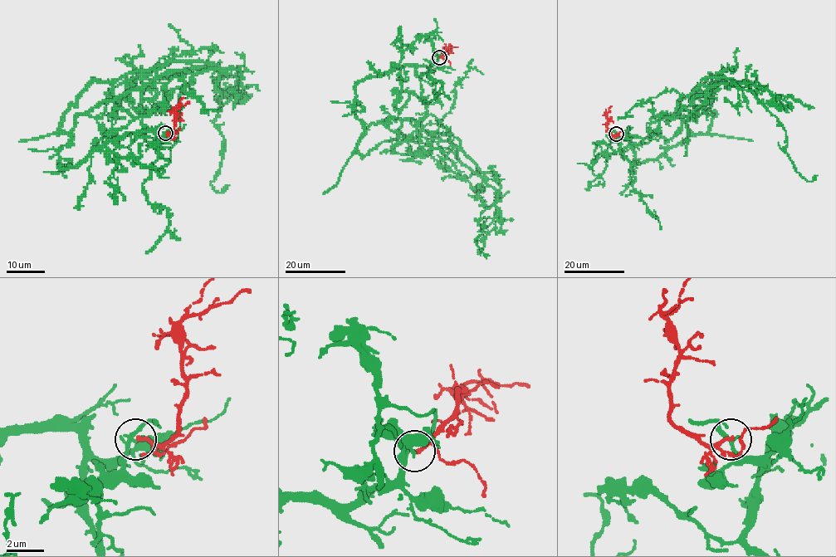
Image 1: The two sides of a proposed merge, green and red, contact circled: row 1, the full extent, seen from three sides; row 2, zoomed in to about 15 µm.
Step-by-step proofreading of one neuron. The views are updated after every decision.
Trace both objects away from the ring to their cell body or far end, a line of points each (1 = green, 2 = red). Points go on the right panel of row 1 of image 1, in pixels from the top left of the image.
1: (617, 134), (639, 162), (655, 160), (690, 134), (680, 100), (734, 83), (777, 118), (793, 167), (814, 175)
2: (617, 134), (612, 135), (607, 130), (608, 119), (605, 109)

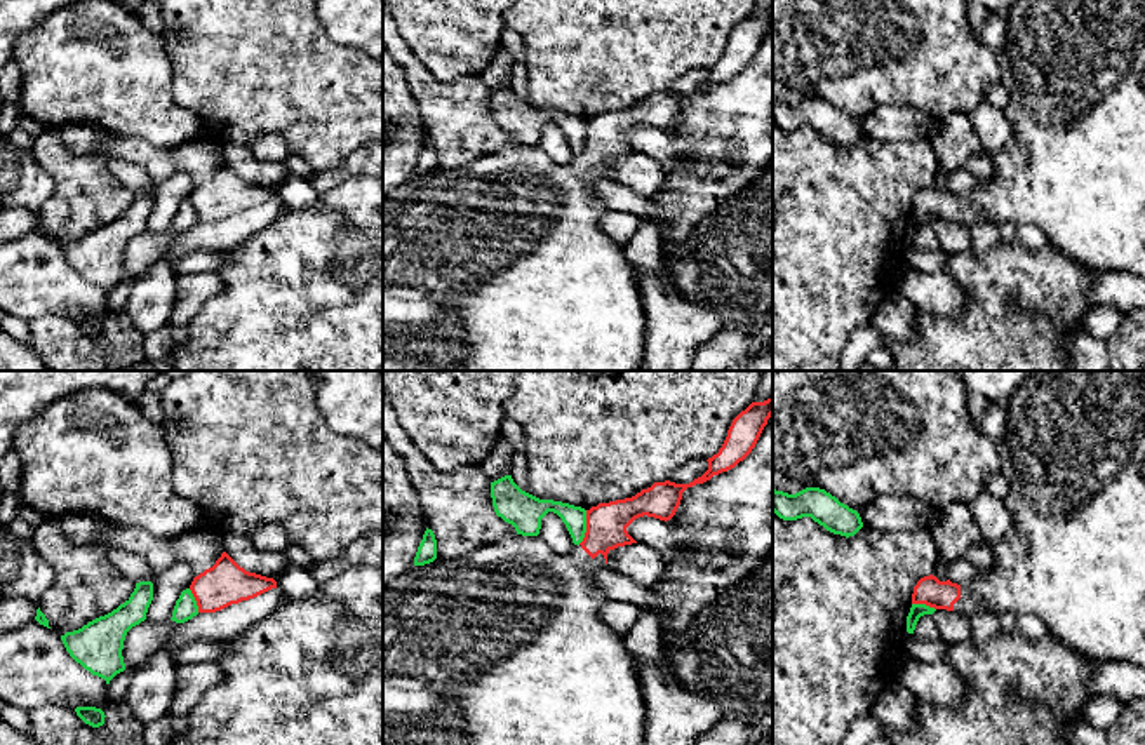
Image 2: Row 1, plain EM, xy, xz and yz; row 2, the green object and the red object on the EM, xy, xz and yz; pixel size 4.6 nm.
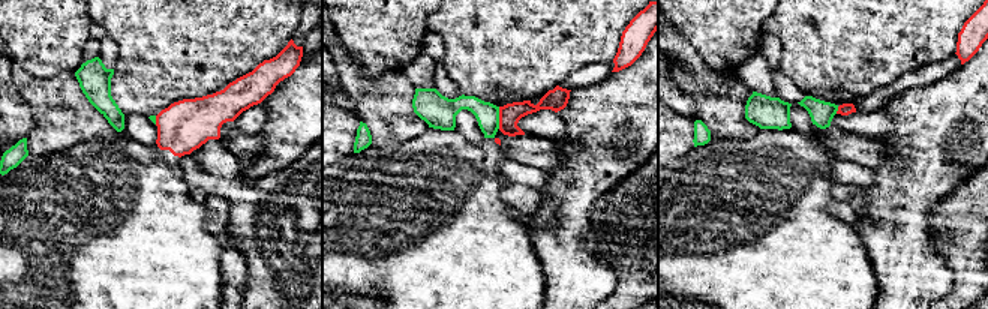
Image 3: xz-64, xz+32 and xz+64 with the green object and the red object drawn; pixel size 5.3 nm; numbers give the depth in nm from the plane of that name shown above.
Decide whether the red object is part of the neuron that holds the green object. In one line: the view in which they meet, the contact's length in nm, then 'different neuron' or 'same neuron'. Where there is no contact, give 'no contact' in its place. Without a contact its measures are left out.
contact in xz; length 170 nm; different neuron

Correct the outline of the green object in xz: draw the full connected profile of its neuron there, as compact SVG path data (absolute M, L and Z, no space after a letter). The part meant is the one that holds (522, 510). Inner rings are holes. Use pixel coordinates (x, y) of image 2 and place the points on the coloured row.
M505 475L491 482L492 507L498 517L512 524L517 534L538 536L541 519L553 512L566 524L572 543L579 545L586 533L586 510L562 501L539 500L522 491L512 479Z

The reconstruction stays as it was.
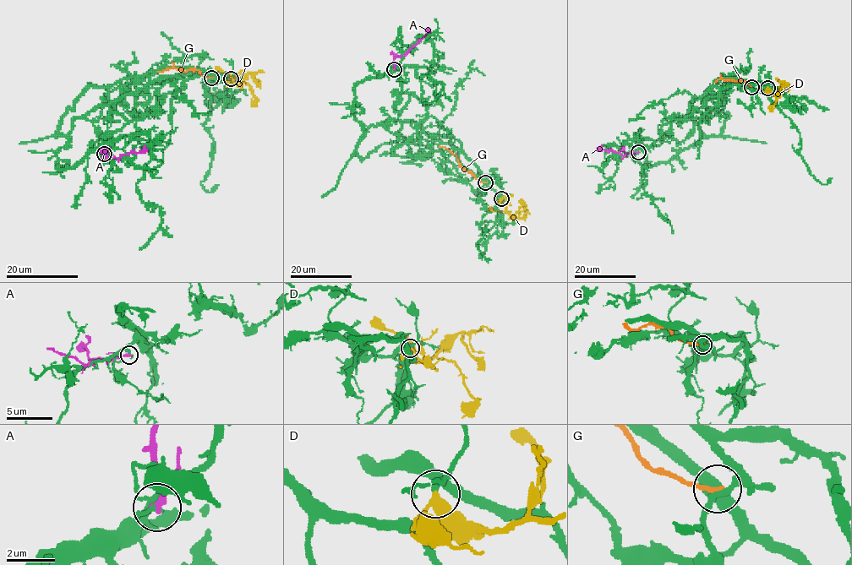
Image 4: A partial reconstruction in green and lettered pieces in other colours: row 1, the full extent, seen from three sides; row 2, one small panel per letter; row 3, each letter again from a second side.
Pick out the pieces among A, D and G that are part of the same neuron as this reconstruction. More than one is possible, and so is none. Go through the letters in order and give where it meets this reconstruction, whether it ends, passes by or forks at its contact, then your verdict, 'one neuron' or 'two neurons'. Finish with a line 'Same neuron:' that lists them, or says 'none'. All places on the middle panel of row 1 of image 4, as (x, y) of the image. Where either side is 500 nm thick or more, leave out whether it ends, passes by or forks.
A: meets green at (394, 69); it ends there; two neurons
D: meets green at (501, 198); it passes by; one neuron
G: meets green at (485, 182); it ends there; two neurons
Same neuron: D

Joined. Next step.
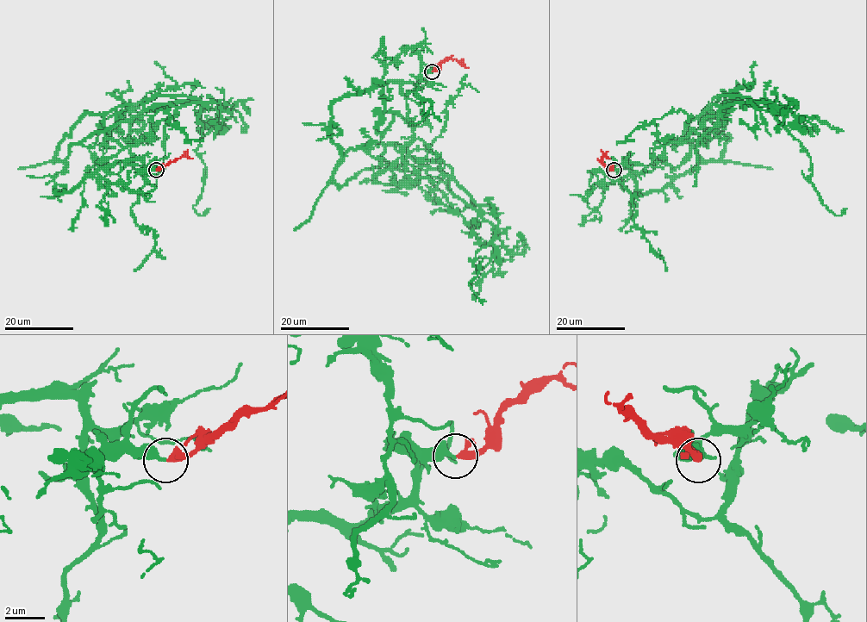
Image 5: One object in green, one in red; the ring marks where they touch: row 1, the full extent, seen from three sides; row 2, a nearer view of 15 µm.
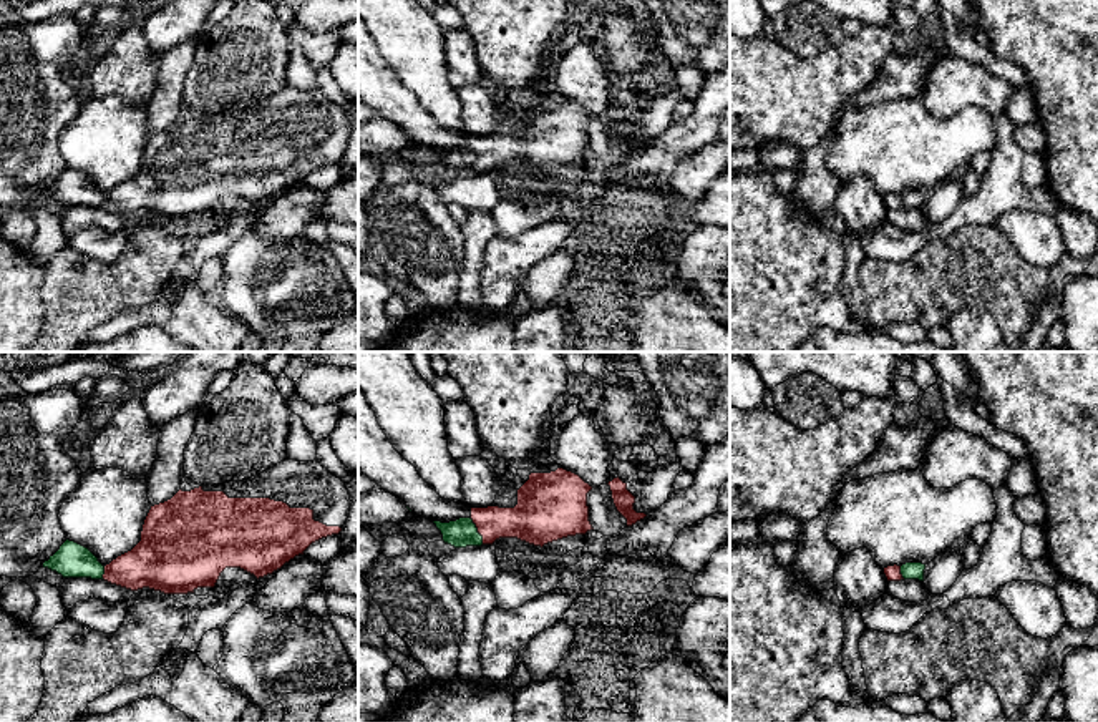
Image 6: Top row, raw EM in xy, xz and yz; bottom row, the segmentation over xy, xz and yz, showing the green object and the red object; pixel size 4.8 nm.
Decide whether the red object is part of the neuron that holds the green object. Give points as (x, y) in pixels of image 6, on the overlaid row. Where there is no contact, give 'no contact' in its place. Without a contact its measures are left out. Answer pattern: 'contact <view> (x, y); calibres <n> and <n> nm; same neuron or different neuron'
contact xz (476, 531); calibres 140 and 190 nm; same neuron

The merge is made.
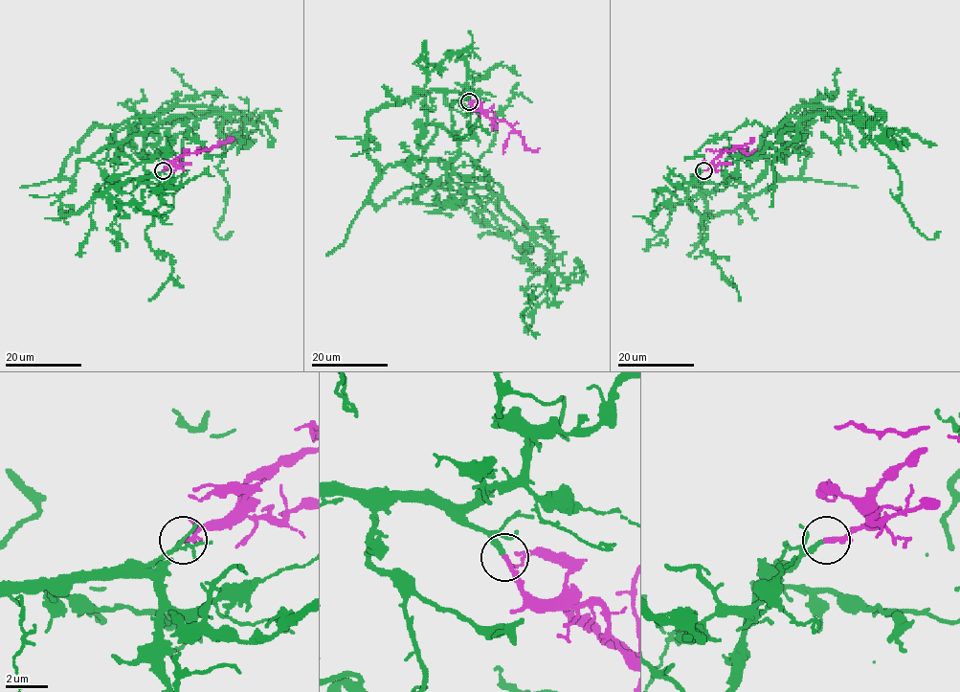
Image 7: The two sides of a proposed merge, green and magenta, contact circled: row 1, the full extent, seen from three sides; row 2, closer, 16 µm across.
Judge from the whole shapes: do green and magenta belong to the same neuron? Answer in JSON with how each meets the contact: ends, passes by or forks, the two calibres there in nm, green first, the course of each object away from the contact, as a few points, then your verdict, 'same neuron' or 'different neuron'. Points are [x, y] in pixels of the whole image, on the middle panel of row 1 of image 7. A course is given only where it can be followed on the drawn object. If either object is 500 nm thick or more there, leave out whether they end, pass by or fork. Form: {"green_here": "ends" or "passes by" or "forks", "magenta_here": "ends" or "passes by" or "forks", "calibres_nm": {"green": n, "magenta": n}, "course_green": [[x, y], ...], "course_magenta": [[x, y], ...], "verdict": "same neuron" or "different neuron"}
{"green_here": "ends", "magenta_here": "ends", "calibres_nm": {"green": 220, "magenta": 240}, "course_green": [[469, 101], [433, 90], [378, 107], [366, 152], [380, 175], [446, 162], [548, 232], [520, 316], [539, 335]], "course_magenta": [[469, 101], [476, 110], [492, 119], [505, 121], [531, 150], [540, 147]], "verdict": "same neuron"}

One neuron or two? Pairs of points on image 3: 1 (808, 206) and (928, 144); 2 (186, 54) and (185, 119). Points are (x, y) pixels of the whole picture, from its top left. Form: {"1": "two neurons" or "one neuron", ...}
{"1": "two neurons", "2": "two neurons"}

